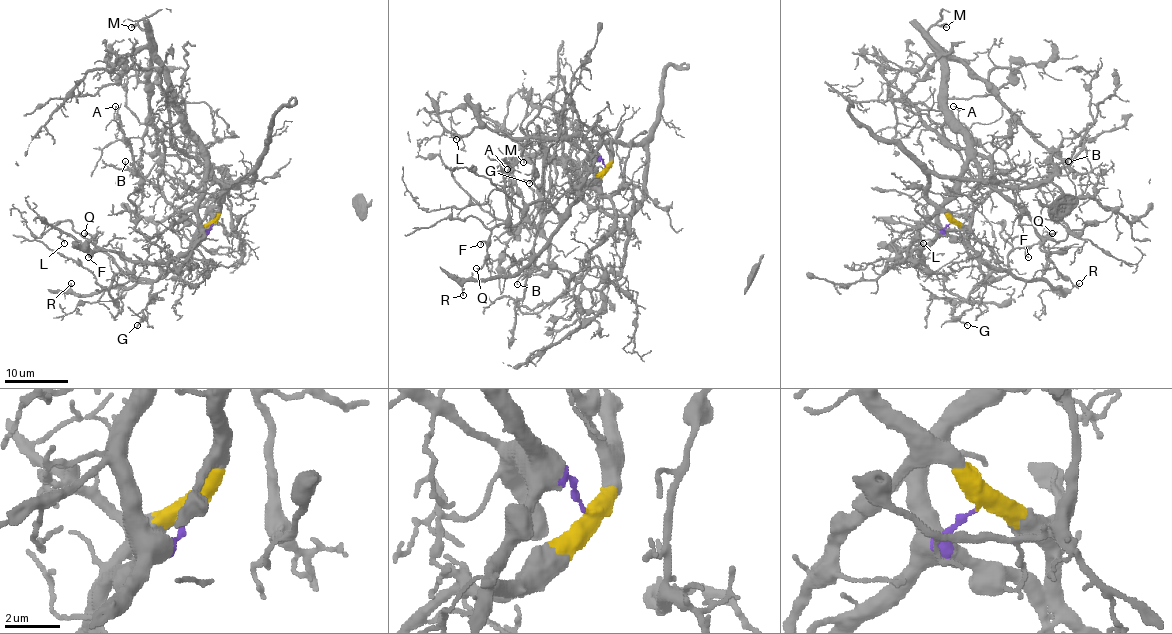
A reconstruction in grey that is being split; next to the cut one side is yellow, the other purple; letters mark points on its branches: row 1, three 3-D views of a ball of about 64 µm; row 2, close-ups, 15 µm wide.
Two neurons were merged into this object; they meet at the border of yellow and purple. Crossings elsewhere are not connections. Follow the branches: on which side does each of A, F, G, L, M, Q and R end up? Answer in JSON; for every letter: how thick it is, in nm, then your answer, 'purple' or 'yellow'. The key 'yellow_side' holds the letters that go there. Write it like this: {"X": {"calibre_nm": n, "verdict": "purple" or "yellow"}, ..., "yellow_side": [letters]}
{"A": {"calibre_nm": 100, "verdict": "yellow"}, "F": {"calibre_nm": 110, "verdict": "yellow"}, "G": {"calibre_nm": 120, "verdict": "yellow"}, "L": {"calibre_nm": 120, "verdict": "purple"}, "M": {"calibre_nm": 170, "verdict": "purple"}, "Q": {"calibre_nm": 160, "verdict": "yellow"}, "R": {"calibre_nm": 100, "verdict": "yellow"}, "yellow_side": ["A", "F", "G", "Q", "R"]}

